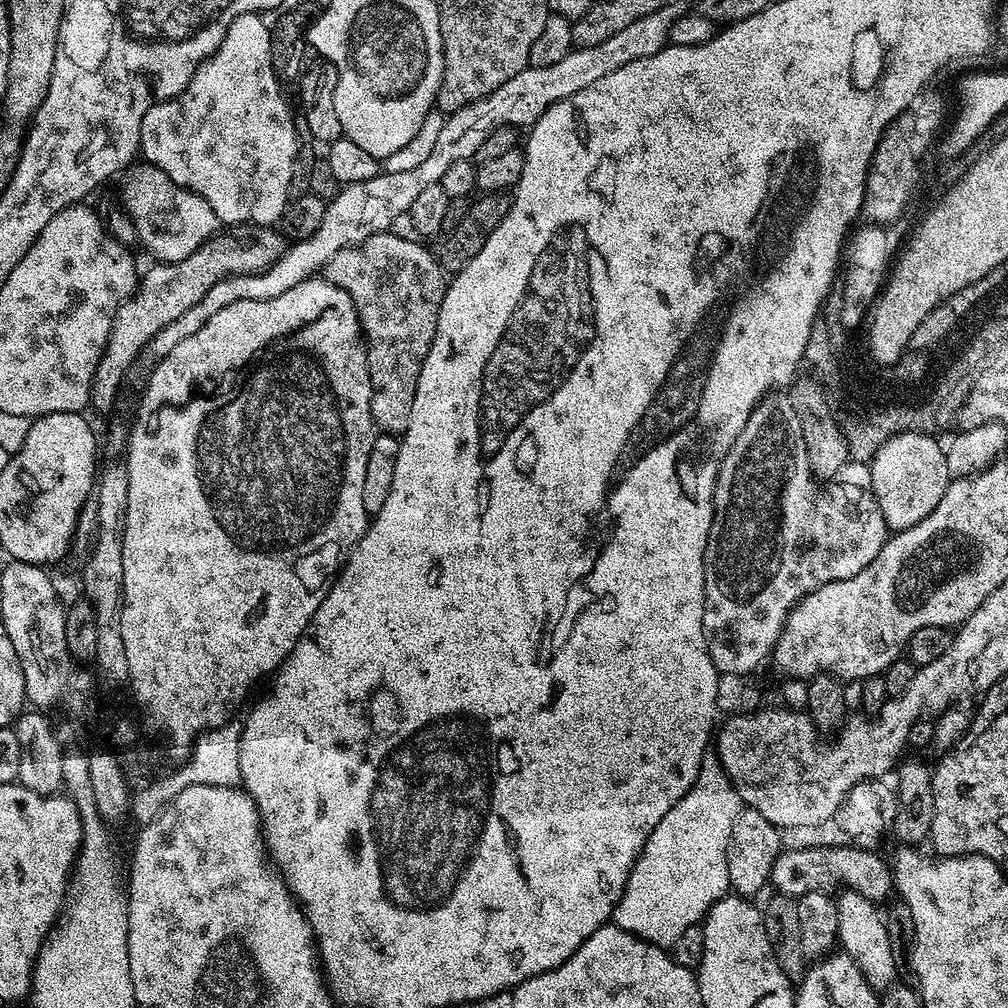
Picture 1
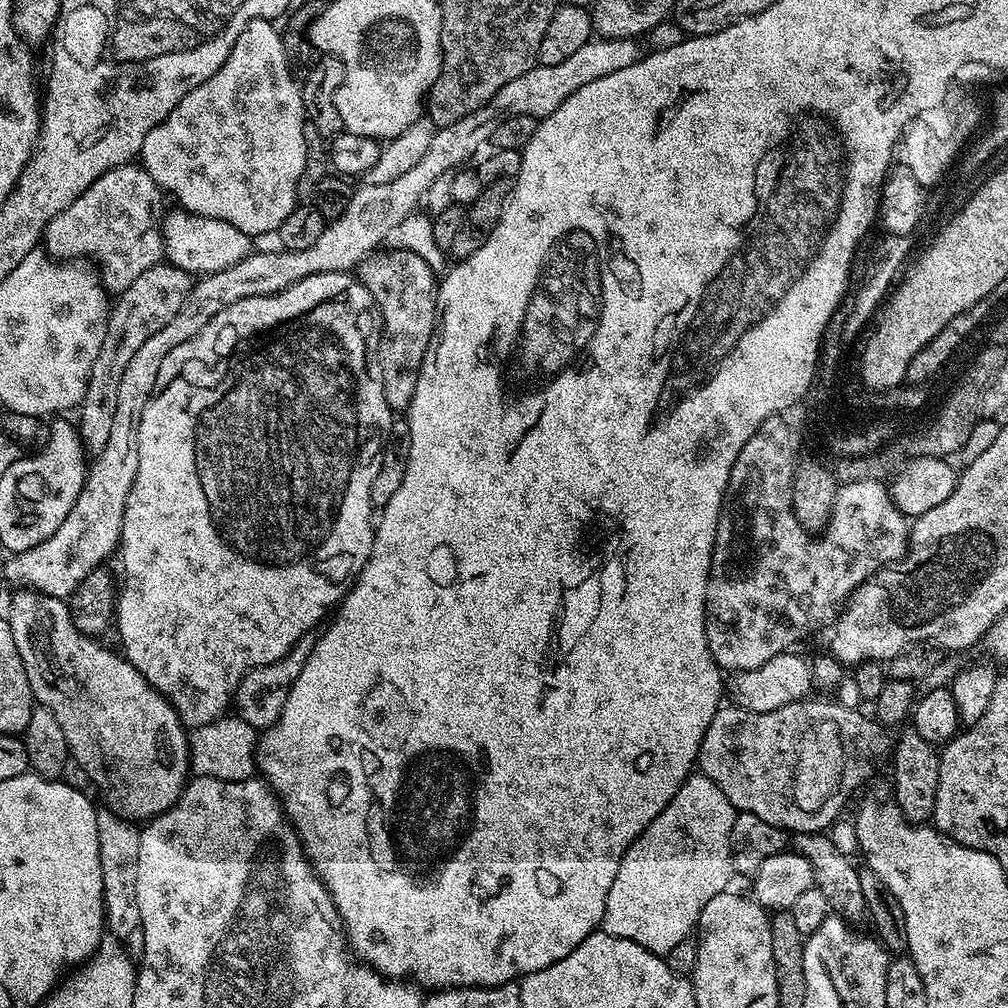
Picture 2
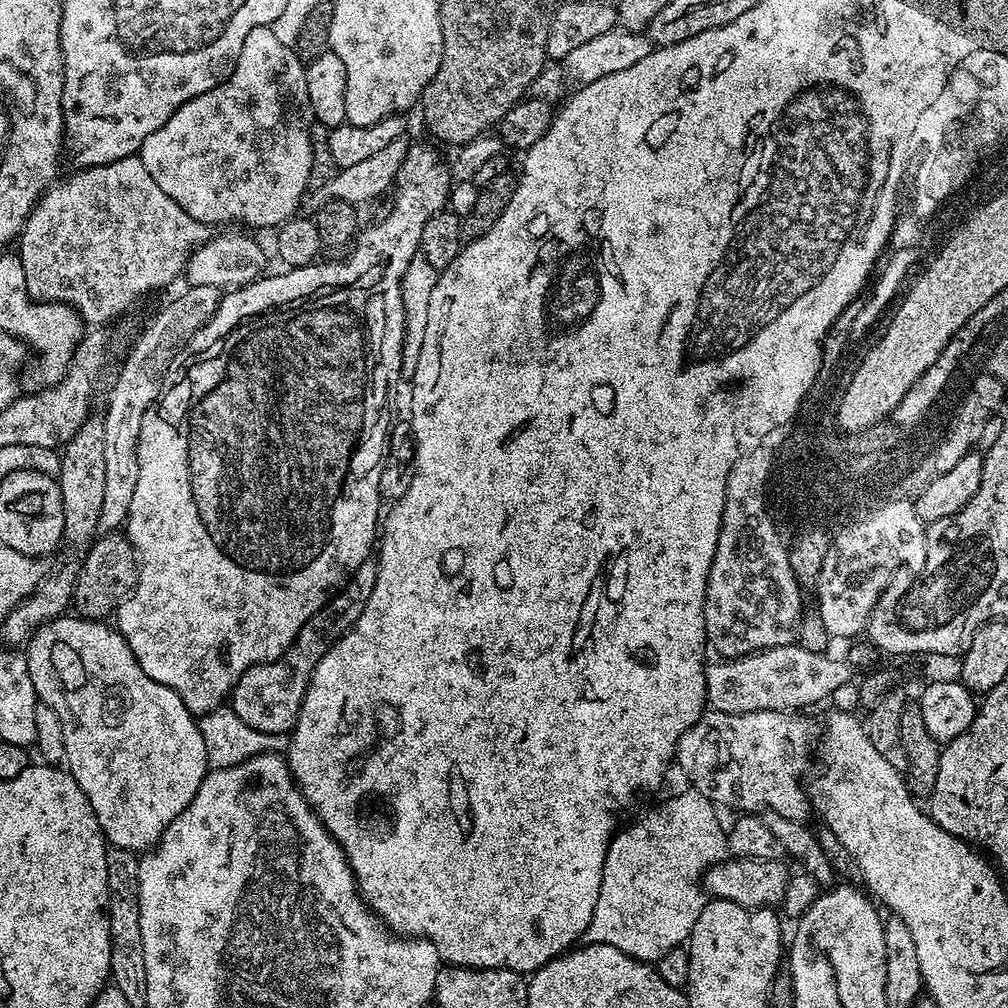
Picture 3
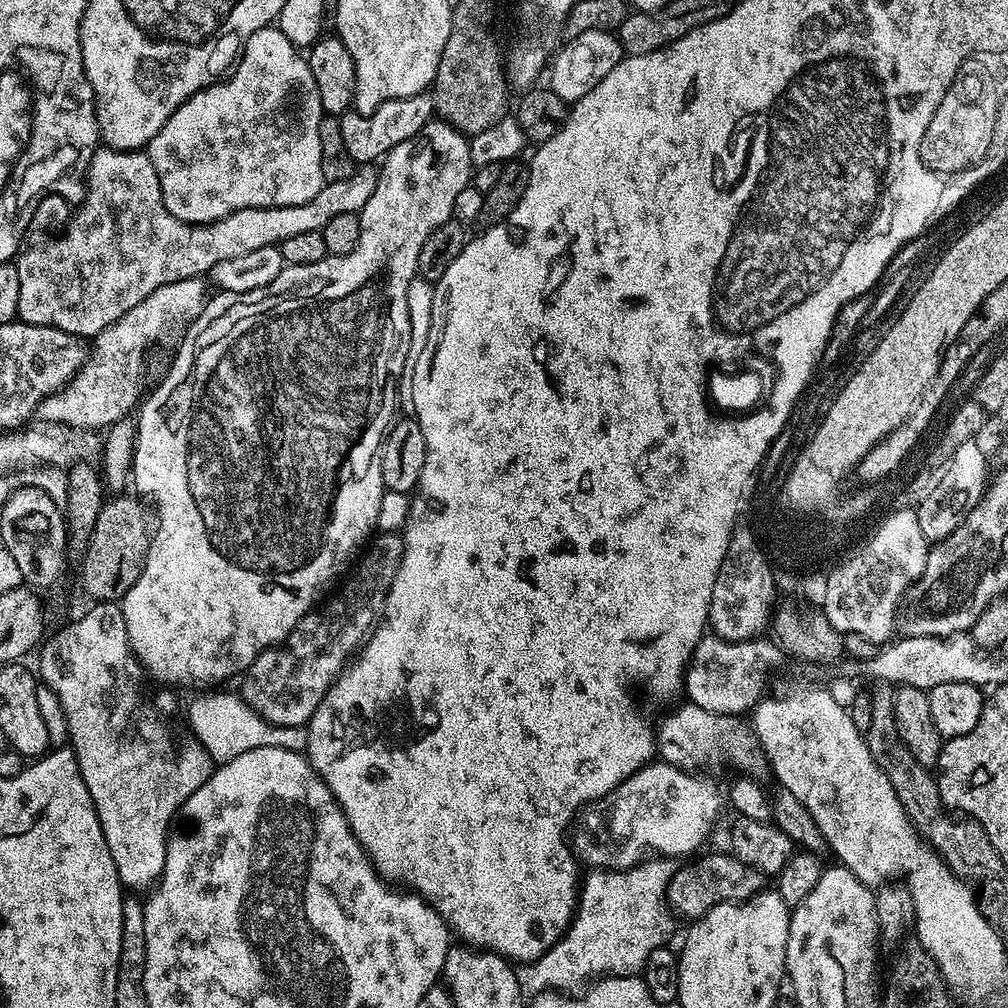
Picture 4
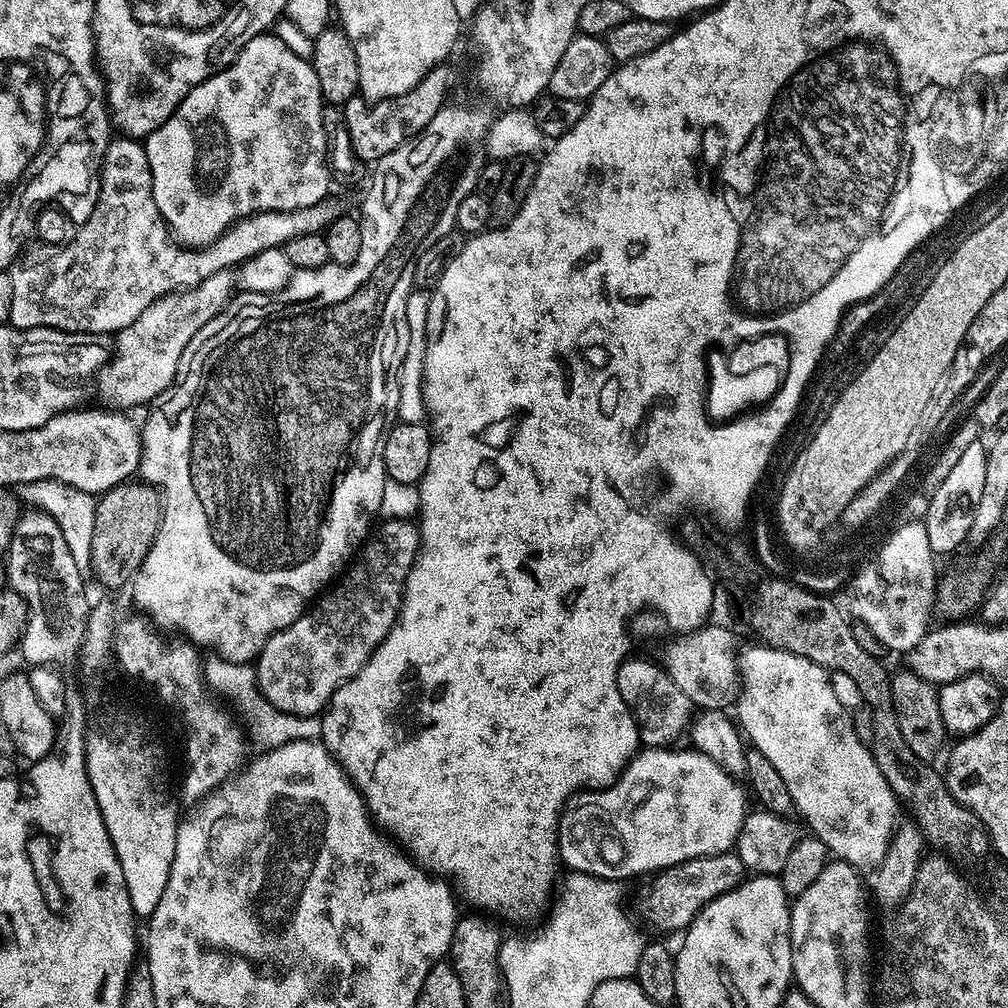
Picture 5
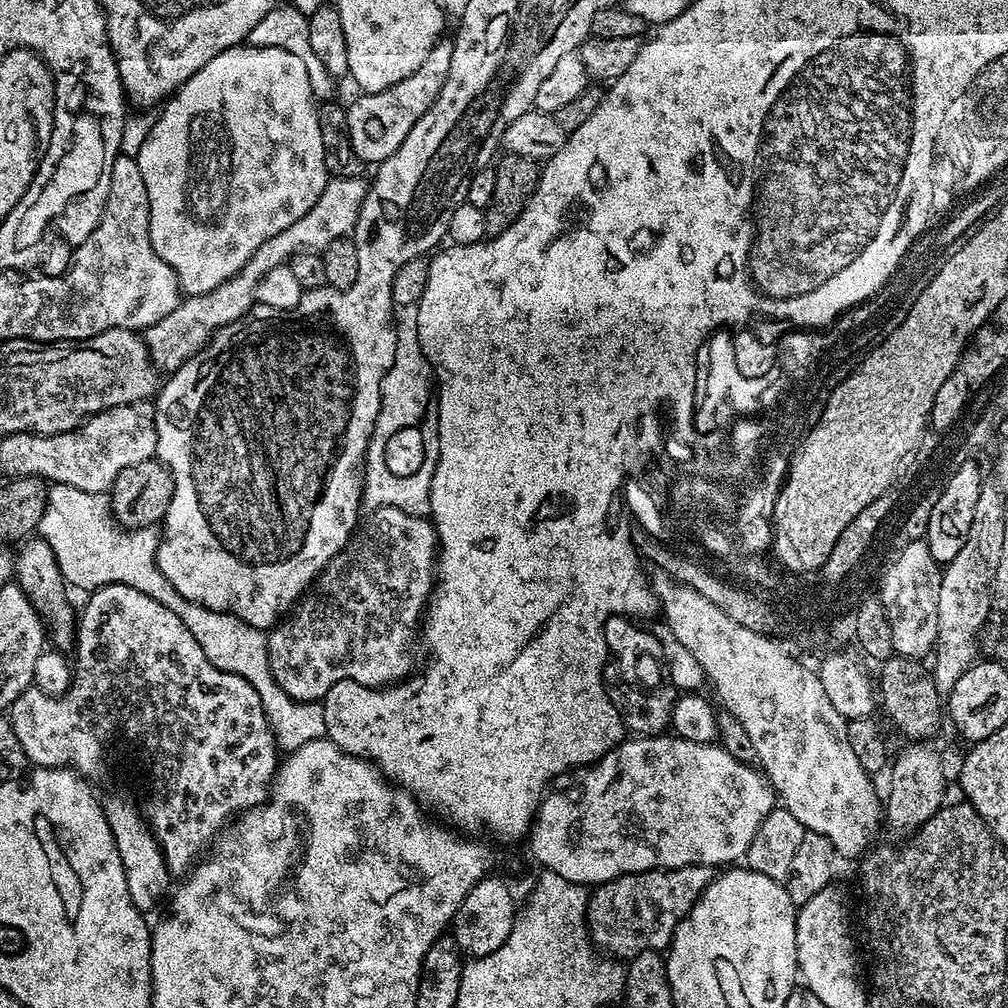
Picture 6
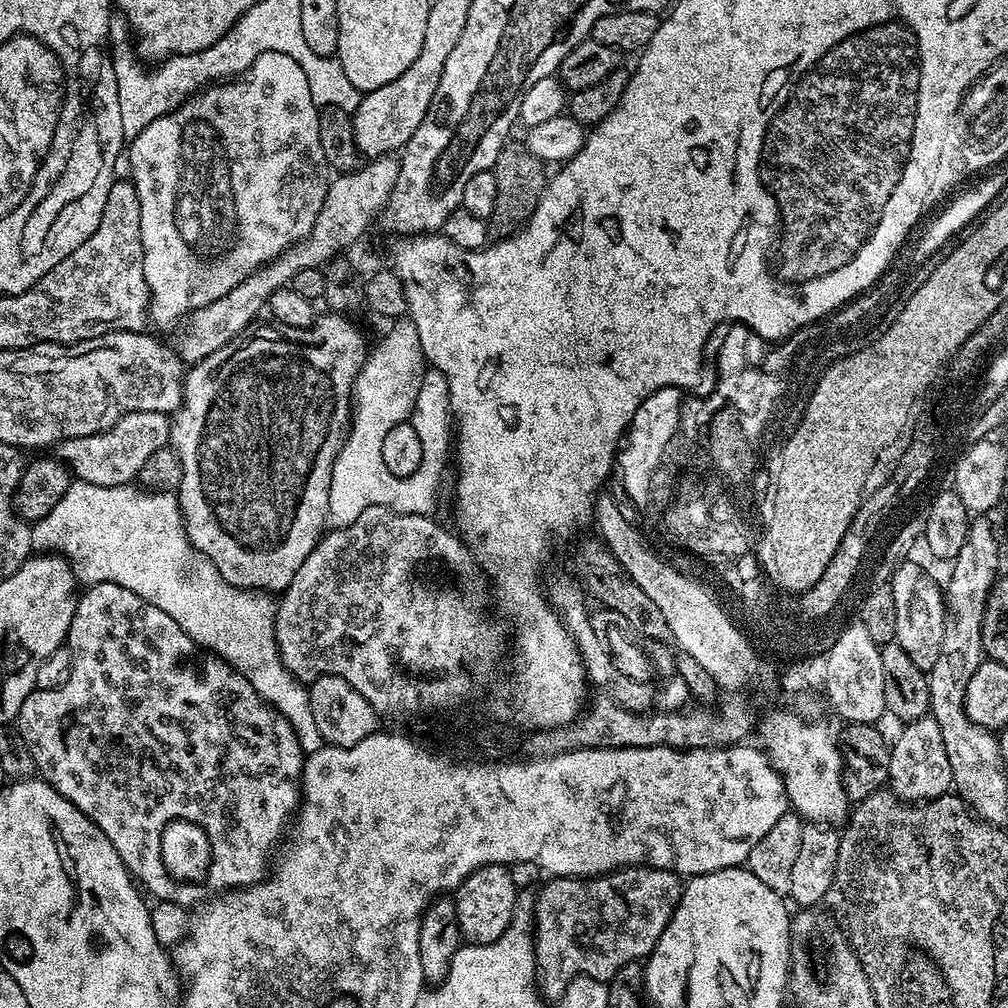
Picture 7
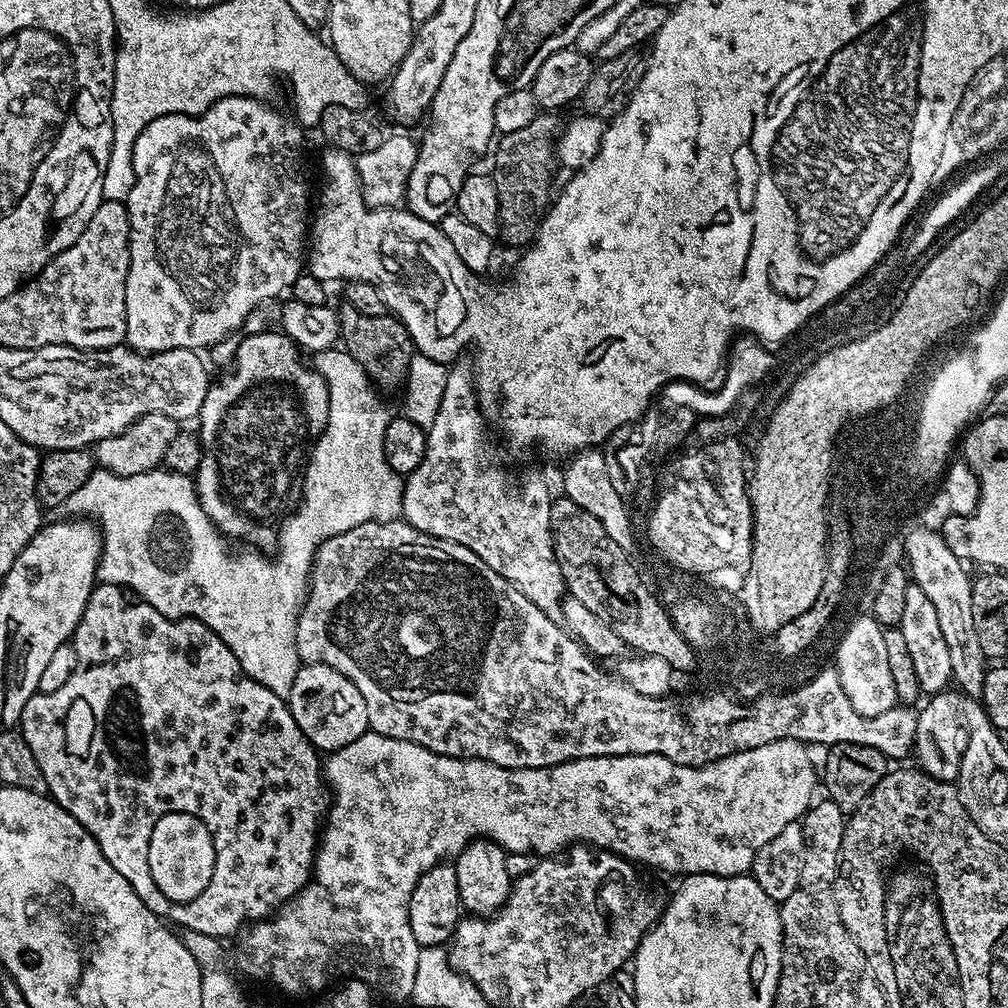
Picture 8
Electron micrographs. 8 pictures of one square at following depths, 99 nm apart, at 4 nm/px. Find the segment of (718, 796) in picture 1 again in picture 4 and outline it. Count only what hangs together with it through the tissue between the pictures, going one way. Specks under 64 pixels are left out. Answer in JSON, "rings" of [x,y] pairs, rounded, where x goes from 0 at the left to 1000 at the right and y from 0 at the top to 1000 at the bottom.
{"rings":[[[640,851],[628,861],[584,864],[575,878],[571,904],[566,919],[560,927],[560,932],[546,938],[532,952],[517,955],[511,961],[516,983],[525,989],[535,988],[538,984],[559,985],[561,982],[574,981],[588,970],[595,970],[600,966],[625,968],[634,965],[639,959],[641,950],[645,950],[649,942],[658,940],[664,936],[663,928],[667,925],[669,909],[661,896],[661,890],[663,876],[671,866],[672,860],[672,854],[667,851]]]}

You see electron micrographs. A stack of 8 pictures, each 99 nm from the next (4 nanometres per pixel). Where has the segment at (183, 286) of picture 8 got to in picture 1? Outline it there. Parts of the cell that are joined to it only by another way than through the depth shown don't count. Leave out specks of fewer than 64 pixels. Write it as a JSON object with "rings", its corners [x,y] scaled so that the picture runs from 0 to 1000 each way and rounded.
{"rings":[[[253,12],[232,18],[224,30],[224,38],[220,38],[220,46],[195,65],[186,87],[169,99],[152,101],[141,119],[139,151],[142,158],[162,169],[177,185],[208,200],[208,208],[212,208],[223,223],[273,223],[286,205],[294,156],[300,151],[298,135],[290,120],[290,107],[278,88],[278,79],[270,64],[271,29],[262,19]]]}

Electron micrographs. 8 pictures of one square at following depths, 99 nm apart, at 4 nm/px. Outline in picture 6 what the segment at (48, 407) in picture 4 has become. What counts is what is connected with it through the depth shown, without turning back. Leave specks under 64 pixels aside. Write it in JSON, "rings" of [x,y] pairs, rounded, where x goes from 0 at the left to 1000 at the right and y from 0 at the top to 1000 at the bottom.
{"rings":[[[335,175],[326,178],[315,200],[292,224],[284,224],[280,232],[272,232],[272,236],[264,236],[260,244],[245,258],[230,275],[220,280],[212,288],[204,292],[187,294],[180,297],[179,303],[165,315],[153,319],[148,325],[142,326],[141,336],[147,345],[147,353],[160,370],[176,369],[193,349],[198,348],[218,325],[228,323],[246,311],[254,298],[256,280],[268,268],[278,262],[289,259],[297,250],[317,250],[325,246],[327,240],[353,230],[353,221],[357,215],[357,206],[361,203],[363,183],[360,178],[352,175]]]}

